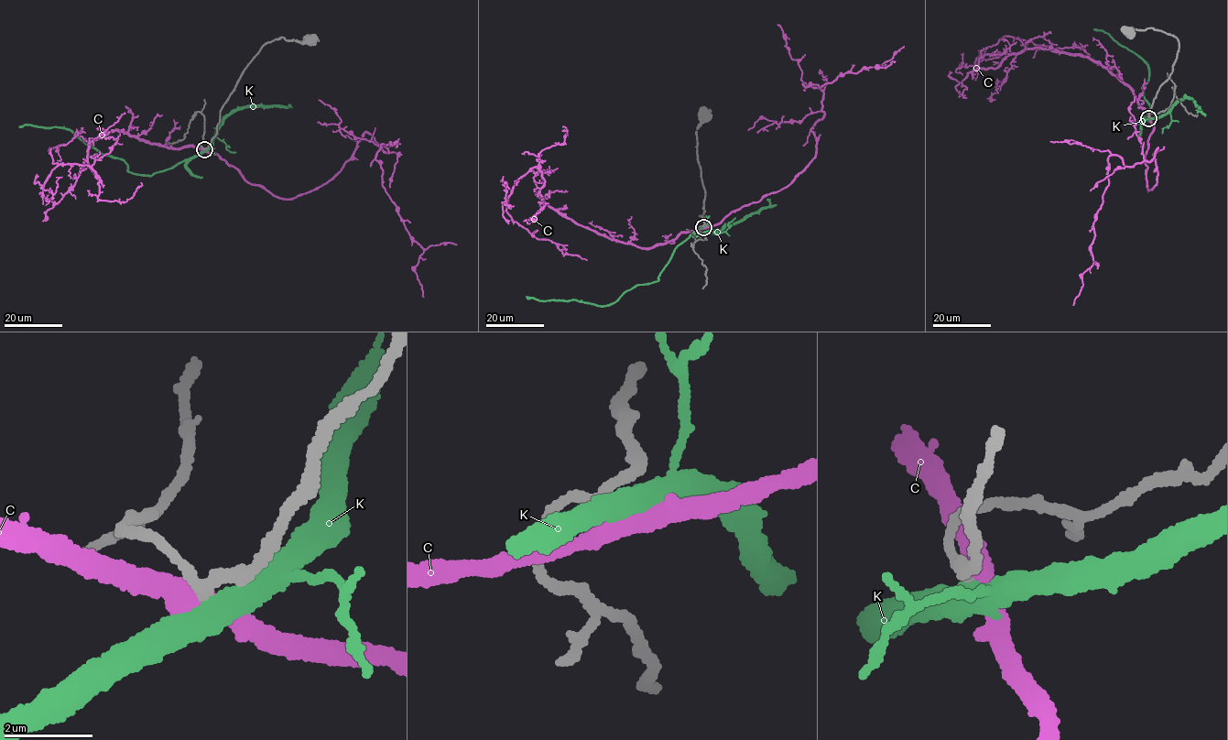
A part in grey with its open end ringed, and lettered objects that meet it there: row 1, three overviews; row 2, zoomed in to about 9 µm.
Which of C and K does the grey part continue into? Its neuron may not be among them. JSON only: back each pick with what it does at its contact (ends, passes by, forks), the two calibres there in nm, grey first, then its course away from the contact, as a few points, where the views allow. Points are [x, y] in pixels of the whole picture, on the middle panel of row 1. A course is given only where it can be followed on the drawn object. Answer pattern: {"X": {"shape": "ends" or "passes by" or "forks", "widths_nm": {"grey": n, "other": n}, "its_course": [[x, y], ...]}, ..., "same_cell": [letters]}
{"C": {"shape": "passes by", "widths_nm": {"grey": 240, "other": 500}, "its_course": [[703, 227], [783, 188], [813, 159], [810, 131], [824, 114], [823, 92], [803, 82], [821, 88], [895, 60]]}, "same_cell": ["C"]}

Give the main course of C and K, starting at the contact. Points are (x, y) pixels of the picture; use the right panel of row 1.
C: (1149, 118), (1148, 191), (1157, 183), (1157, 148), (1150, 161), (1127, 167), (1110, 156), (1093, 264), (1072, 305)
K: (1148, 118), (1133, 124), (1135, 125), (1149, 111), (1143, 94), (1148, 77), (1148, 67), (1108, 34), (1093, 29)

